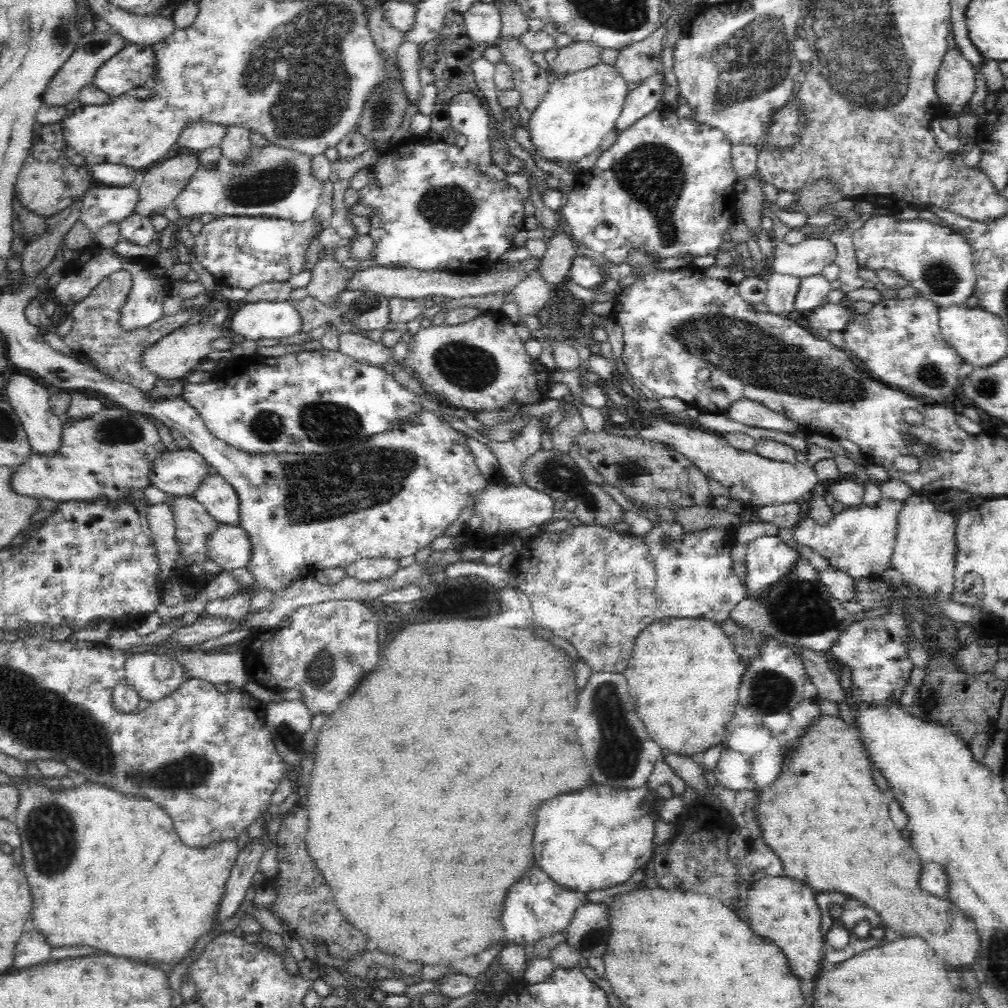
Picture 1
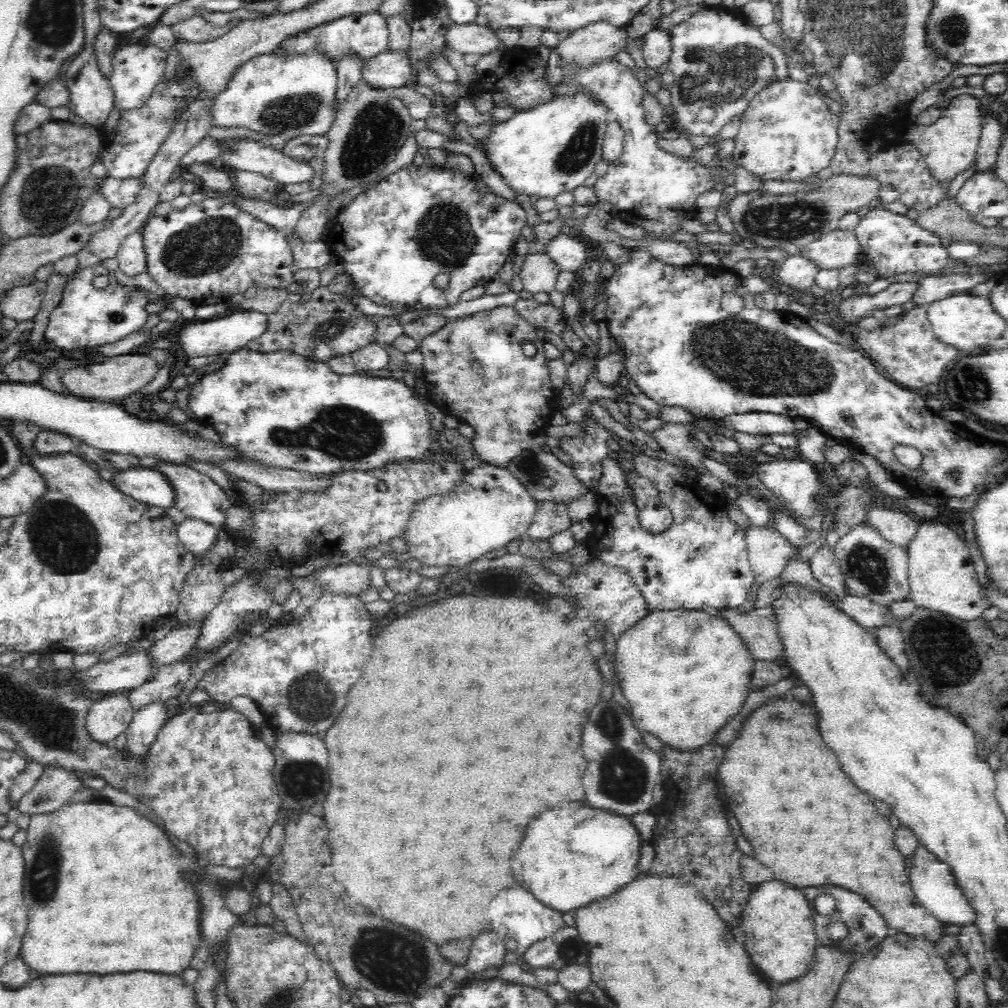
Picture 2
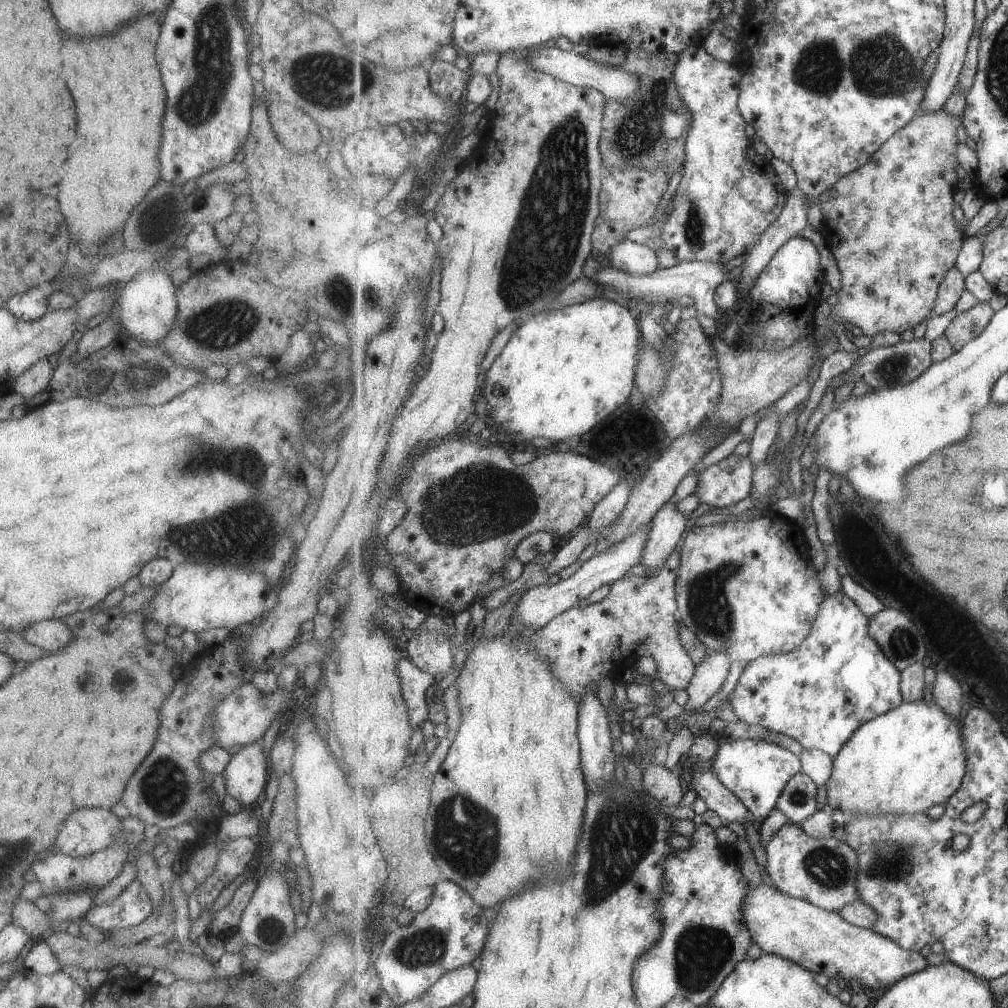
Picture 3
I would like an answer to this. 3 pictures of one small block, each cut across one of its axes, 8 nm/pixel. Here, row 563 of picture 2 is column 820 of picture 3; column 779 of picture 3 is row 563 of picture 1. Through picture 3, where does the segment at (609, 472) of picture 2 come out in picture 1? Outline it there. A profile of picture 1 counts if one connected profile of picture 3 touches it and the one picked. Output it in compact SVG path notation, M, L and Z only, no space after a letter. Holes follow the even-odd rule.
M660 521L653 523L652 530L643 538L655 563L655 594L660 616L701 618L718 623L730 617L732 608L746 598L742 579L736 574L731 560L731 548L736 542L734 529L686 532L677 521Z

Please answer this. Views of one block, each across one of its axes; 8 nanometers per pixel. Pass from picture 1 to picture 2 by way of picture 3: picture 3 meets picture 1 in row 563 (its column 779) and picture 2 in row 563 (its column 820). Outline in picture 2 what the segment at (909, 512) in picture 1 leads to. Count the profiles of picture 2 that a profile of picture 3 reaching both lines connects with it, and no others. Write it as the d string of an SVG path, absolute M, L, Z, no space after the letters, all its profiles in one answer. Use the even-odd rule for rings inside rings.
M922 519L918 523L918 527L916 527L914 538L908 542L906 550L910 586L909 599L916 607L944 612L944 614L950 614L950 616L956 616L956 618L962 618L962 620L974 620L990 607L990 602L982 601L968 544L954 530L940 522L939 519Z

